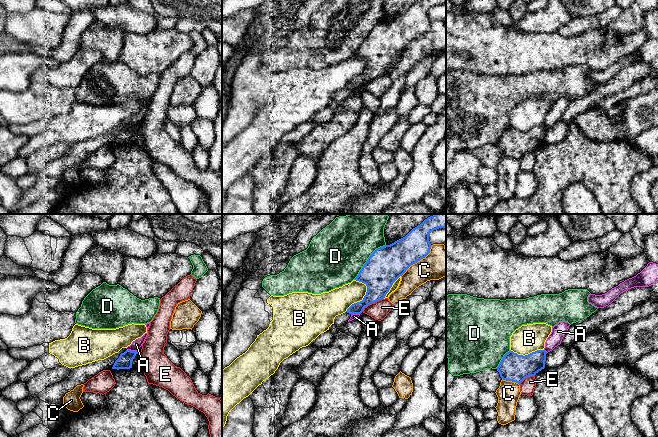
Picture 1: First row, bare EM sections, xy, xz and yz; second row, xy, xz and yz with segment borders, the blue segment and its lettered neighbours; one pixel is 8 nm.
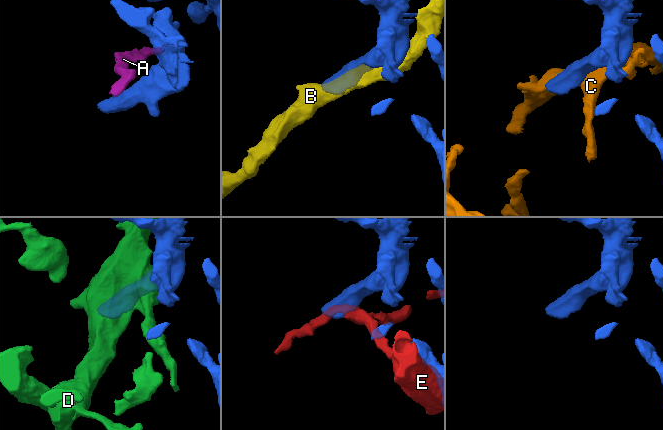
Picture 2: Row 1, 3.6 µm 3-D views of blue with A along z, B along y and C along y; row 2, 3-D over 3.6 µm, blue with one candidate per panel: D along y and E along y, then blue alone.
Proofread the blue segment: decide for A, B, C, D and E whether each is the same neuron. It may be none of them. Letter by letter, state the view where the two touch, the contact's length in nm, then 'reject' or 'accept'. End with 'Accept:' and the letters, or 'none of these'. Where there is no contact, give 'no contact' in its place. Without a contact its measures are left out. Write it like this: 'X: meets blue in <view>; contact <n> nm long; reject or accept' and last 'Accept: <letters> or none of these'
A: meets blue in xy; contact 80 nm long; reject
B: meets blue in xz; contact 280 nm long; reject
C: meets blue in xz; contact 360 nm long; reject
D: meets blue in xz; contact 380 nm long; reject
E: meets blue in xz; contact 200 nm long; reject
Accept: none of these

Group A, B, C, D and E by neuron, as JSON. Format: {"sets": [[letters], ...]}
{"sets": [["A"], ["B"], ["C"], ["D"], ["E"]]}

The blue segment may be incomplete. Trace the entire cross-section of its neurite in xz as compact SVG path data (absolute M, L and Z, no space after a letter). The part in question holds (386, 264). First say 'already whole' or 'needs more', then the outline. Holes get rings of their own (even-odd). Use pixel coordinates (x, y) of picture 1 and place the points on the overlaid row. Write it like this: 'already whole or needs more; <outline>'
already whole; M434 214L413 228L405 237L376 249L360 270L356 281L367 286L363 300L352 304L347 313L361 314L365 307L385 298L393 283L431 249L429 234L446 227L446 214Z

